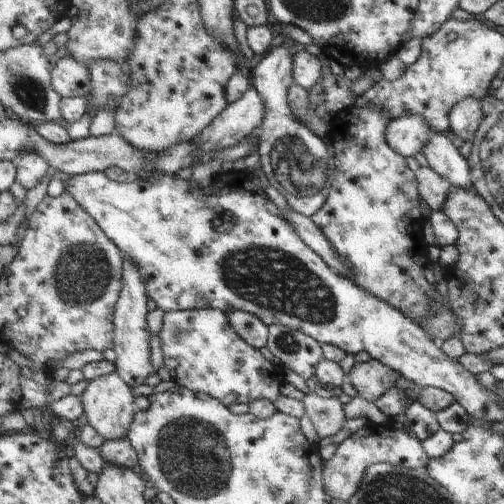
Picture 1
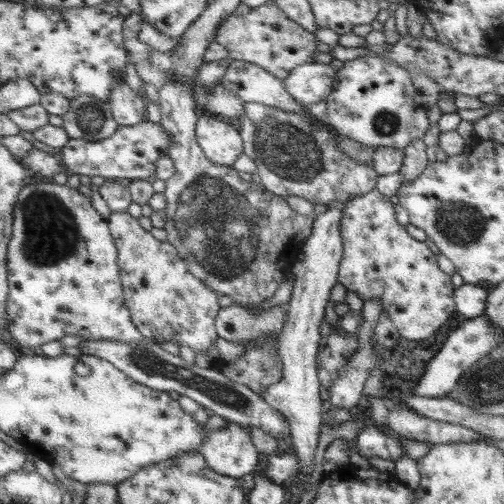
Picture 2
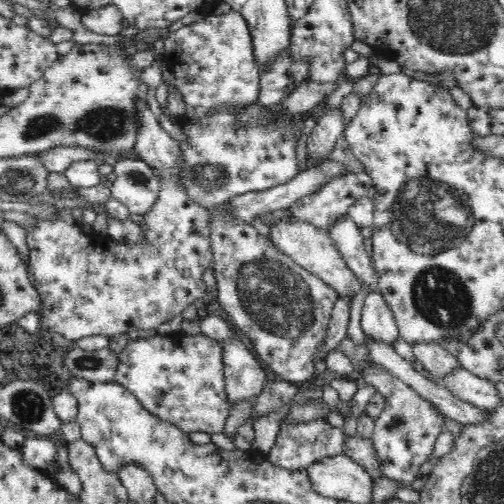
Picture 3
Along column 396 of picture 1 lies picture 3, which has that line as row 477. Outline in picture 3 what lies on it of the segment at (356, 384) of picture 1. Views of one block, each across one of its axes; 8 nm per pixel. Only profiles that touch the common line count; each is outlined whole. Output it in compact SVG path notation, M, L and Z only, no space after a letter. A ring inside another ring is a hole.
M356 434L356 436L342 436L342 452L358 462L358 466L362 466L370 480L372 480L372 488L380 486L382 480L386 480L386 474L382 472L382 460L378 458L378 450L376 450L376 444L374 444L374 438L372 436L362 436L362 434Z

